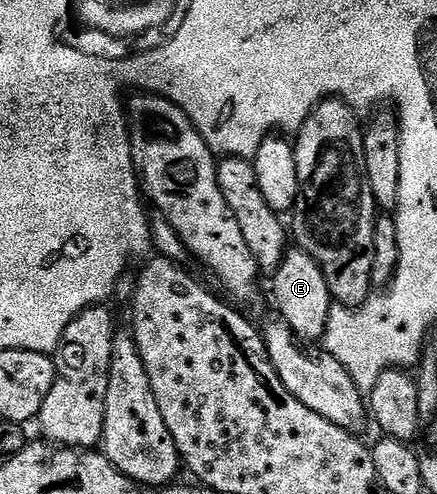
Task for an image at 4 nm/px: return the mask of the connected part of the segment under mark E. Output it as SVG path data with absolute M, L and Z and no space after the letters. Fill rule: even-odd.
M296 246L284 254L282 266L271 277L272 296L276 299L276 308L279 319L290 326L292 335L297 341L323 341L326 326L330 318L330 310L334 306L330 286L326 274L320 268L320 263L309 252Z

